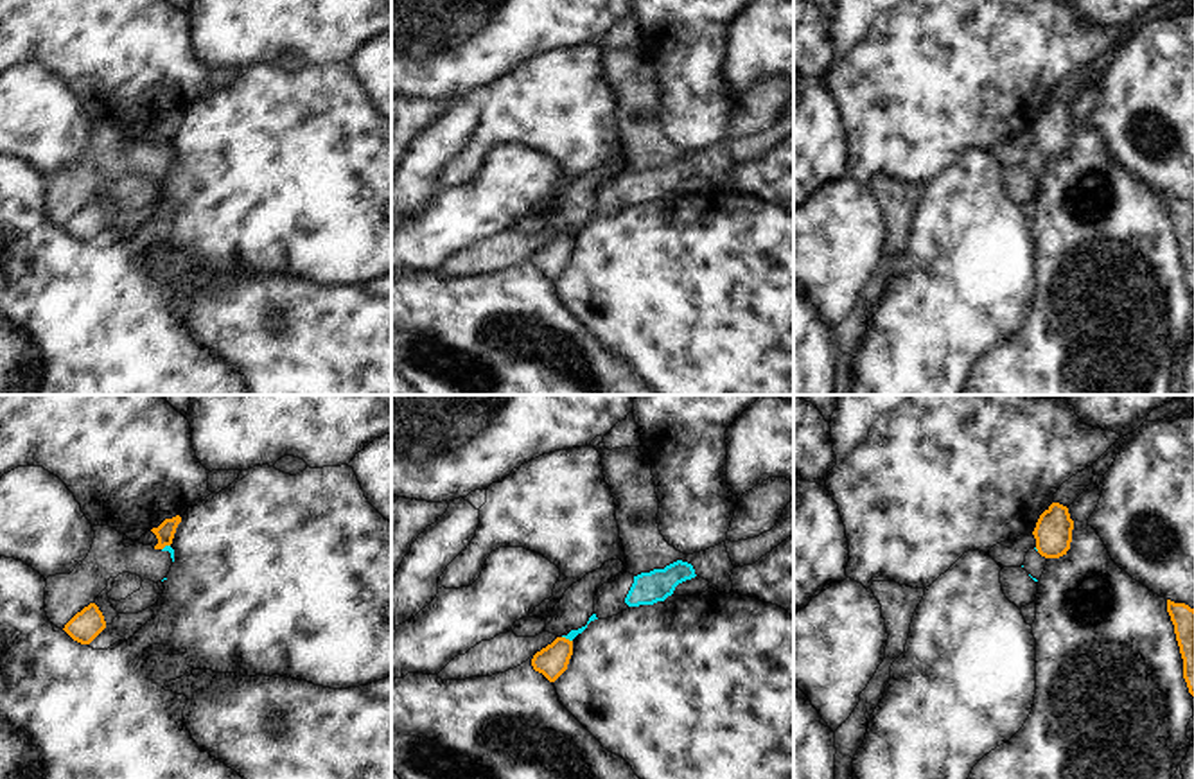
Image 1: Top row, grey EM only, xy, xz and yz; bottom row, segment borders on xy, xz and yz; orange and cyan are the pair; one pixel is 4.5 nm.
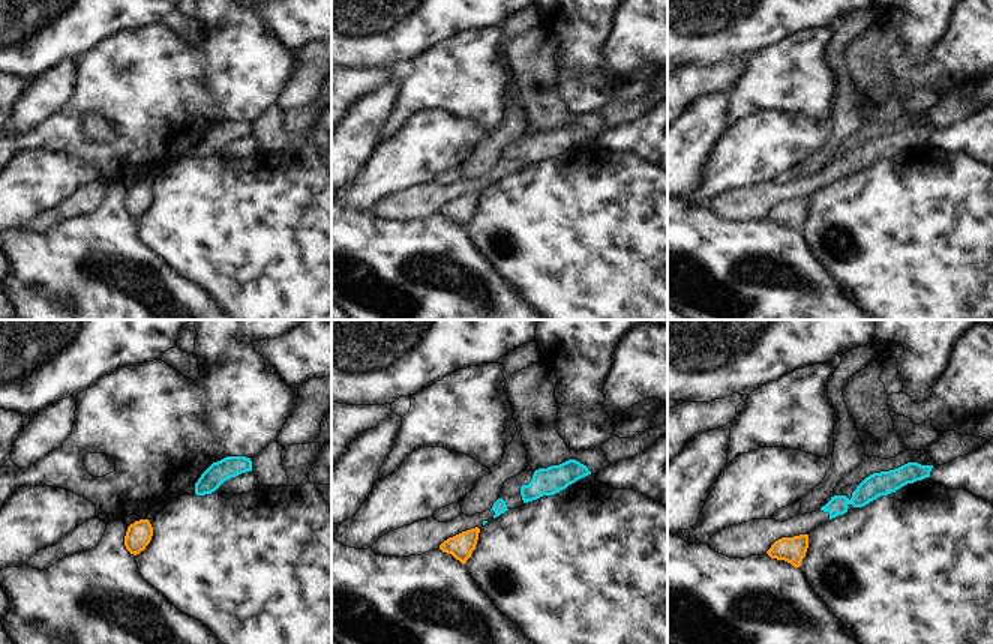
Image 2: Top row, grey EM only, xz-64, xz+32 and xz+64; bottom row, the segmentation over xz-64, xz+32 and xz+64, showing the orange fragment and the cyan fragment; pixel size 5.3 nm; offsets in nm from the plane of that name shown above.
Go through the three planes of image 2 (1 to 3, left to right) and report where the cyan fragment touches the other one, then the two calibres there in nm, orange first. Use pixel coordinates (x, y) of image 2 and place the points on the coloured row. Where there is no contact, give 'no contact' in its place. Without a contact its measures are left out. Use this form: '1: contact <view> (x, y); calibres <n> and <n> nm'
1: no contact
2: no contact
3: no contact

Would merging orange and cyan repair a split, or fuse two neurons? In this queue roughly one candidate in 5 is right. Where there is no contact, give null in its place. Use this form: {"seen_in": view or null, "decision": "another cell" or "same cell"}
{"seen_in": "xz", "decision": "another cell"}

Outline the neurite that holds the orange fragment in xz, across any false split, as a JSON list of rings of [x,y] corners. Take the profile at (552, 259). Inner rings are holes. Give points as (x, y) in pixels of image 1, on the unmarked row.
[[[557,235],[551,242],[533,253],[531,264],[549,280],[555,280],[567,267],[571,253],[573,239]]]

